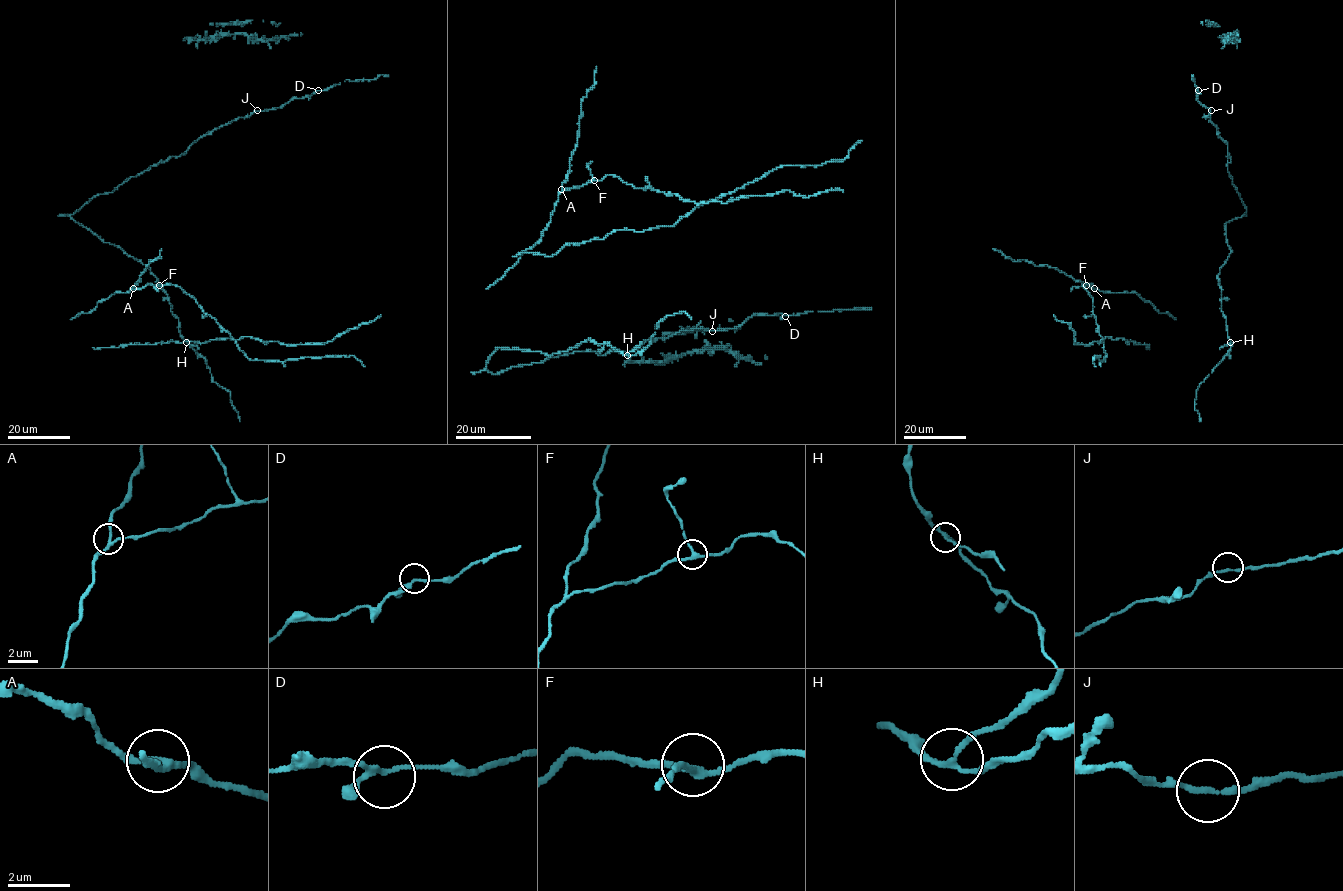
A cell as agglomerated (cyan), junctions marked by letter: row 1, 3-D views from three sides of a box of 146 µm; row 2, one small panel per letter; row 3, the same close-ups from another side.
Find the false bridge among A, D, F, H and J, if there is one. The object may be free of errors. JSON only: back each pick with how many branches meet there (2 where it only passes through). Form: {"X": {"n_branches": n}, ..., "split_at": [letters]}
{"H": {"n_branches": 3}, "split_at": ["H"]}

